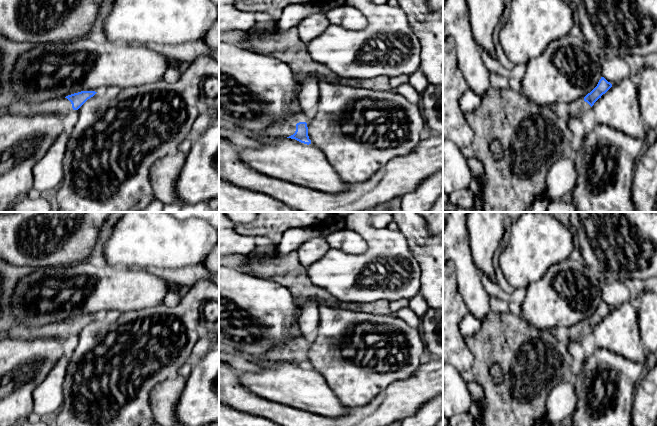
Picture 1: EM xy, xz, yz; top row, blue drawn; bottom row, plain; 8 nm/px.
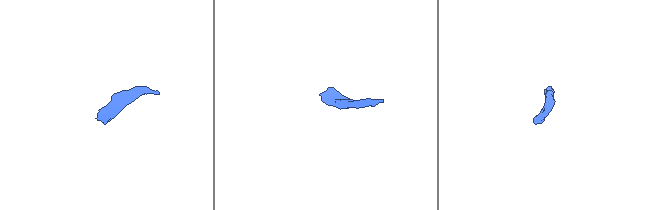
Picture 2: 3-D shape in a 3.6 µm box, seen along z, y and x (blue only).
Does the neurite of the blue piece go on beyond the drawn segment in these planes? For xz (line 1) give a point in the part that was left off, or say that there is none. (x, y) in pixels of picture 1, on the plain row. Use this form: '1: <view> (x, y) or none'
1: xz (287, 351)

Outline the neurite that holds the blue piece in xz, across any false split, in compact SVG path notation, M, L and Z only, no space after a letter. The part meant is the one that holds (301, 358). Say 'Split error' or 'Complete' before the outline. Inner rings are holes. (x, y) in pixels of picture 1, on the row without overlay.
Split error. M291 341L277 346L273 348L271 351L264 355L249 355L245 353L241 353L239 351L235 351L232 348L221 346L219 350L227 351L229 353L233 353L235 355L239 355L246 360L255 363L264 363L264 362L271 362L271 361L287 361L291 363L295 363L304 368L311 368L311 364L308 360L308 351L306 346L299 346L296 347L295 344Z

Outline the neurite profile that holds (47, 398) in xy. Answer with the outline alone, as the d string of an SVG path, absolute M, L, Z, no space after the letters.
M63 355L44 381L33 392L33 412L40 416L58 411L64 401L63 382L69 362Z

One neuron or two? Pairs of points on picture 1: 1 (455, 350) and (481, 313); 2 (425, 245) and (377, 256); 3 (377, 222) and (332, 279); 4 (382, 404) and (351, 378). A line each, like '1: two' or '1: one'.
1: two
2: two
3: two
4: two

